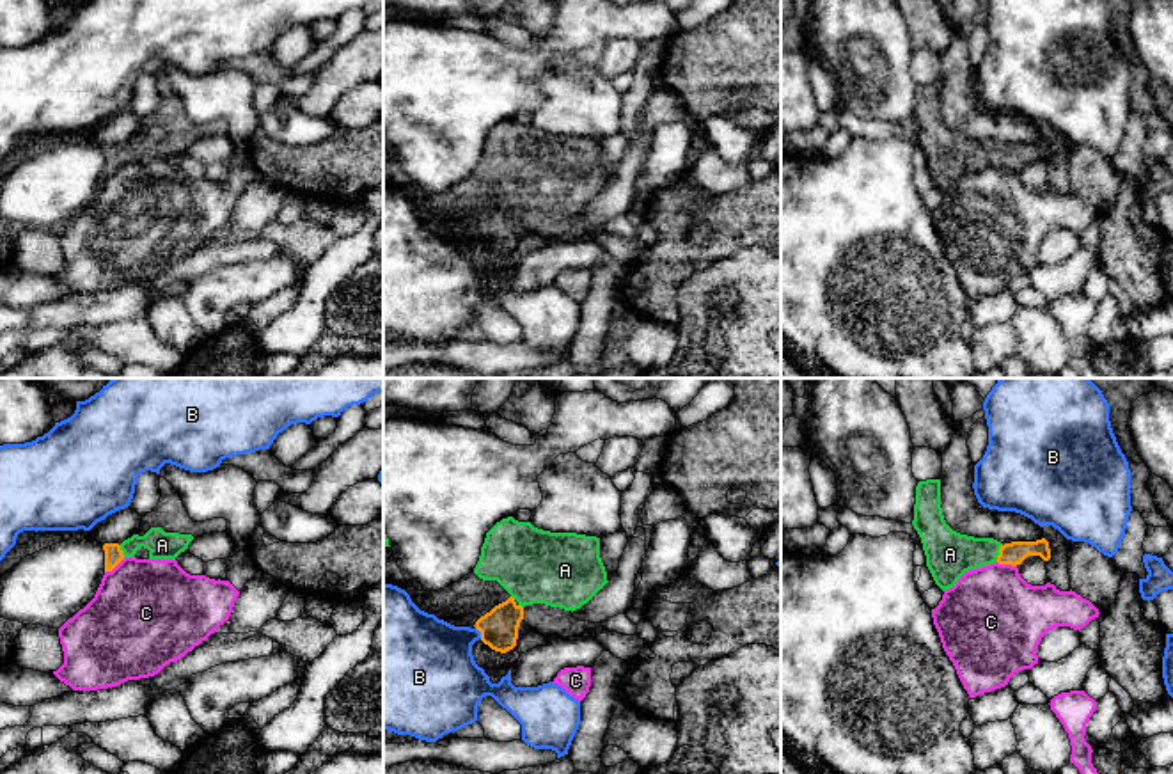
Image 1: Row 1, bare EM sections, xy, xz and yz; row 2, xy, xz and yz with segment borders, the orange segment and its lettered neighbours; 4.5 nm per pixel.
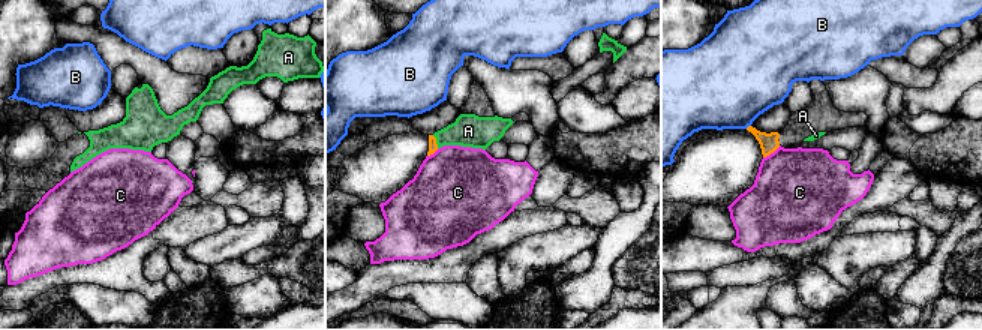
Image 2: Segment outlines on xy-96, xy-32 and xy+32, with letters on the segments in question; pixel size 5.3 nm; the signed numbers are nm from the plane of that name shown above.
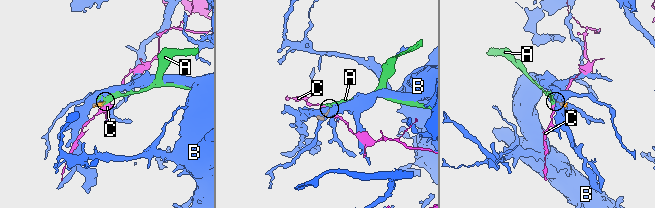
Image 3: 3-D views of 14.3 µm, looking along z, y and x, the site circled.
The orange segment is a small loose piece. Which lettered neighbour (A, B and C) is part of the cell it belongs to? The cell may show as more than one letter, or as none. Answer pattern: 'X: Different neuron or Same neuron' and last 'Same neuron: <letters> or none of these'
A: Same neuron
B: Different neuron
C: Different neuron
Same neuron: A

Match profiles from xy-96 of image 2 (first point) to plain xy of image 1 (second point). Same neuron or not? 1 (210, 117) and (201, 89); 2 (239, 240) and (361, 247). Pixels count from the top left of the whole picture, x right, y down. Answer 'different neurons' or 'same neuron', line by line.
1: same neuron
2: different neurons

